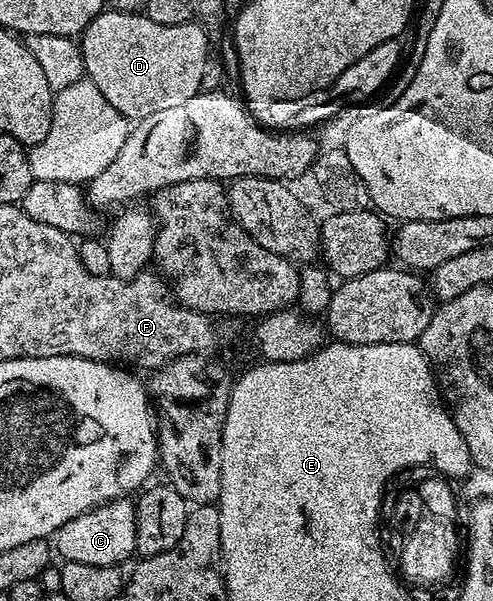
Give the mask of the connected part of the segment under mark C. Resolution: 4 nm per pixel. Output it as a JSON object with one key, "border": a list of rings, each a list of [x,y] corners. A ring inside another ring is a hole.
{"border":[[[124,496],[114,502],[106,502],[103,506],[69,520],[53,535],[53,550],[60,554],[63,562],[76,562],[77,564],[97,564],[98,566],[122,567],[127,557],[135,554],[135,502],[130,497]]]}

